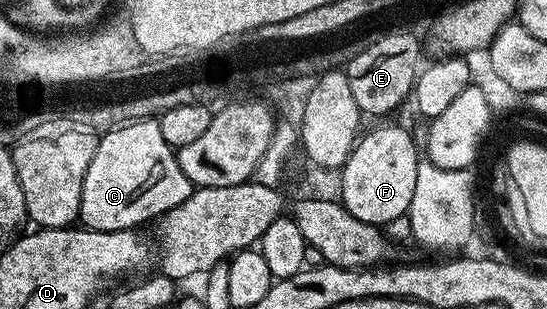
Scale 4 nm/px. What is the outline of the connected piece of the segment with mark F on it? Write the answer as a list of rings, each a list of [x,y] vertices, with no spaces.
[[[382,125],[359,136],[354,150],[340,170],[342,206],[356,219],[369,225],[385,227],[390,220],[404,216],[412,203],[416,188],[416,171],[420,160],[414,137],[398,125]]]

